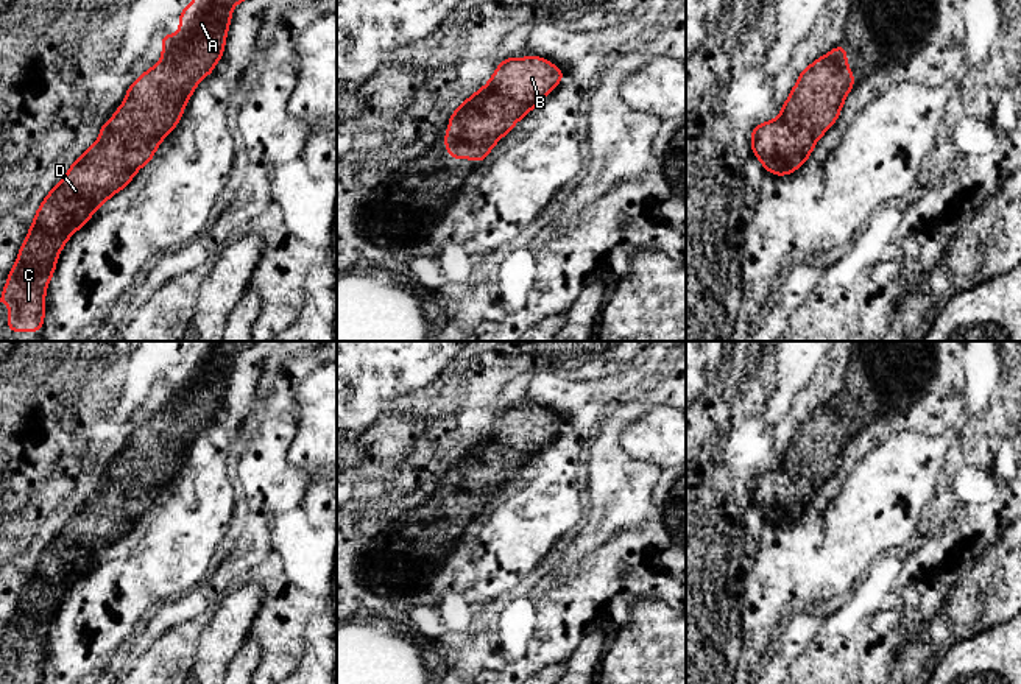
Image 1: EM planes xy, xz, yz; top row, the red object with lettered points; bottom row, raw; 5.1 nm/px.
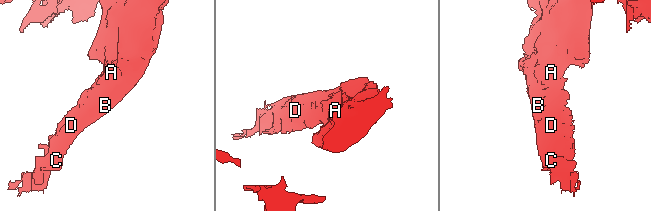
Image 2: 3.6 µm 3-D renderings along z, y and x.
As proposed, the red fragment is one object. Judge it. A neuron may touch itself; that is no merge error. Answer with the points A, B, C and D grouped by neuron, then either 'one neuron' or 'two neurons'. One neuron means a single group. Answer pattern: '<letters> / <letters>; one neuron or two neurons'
A B C D; one neuron

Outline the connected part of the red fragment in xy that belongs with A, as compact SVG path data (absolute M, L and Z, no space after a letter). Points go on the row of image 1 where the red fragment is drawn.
M190 0L185 9L179 11L179 33L178 34L162 34L161 42L162 42L162 59L157 61L150 70L143 72L128 89L126 89L126 97L125 101L117 108L117 112L101 125L98 140L90 145L89 148L84 150L84 153L79 156L78 160L75 160L65 176L48 192L45 199L41 203L39 209L36 210L36 215L33 218L33 226L26 232L25 243L19 248L19 257L16 263L12 265L6 285L2 290L2 298L0 302L6 304L11 312L8 315L8 330L9 332L42 332L44 326L44 316L45 316L45 293L47 293L47 285L51 280L51 276L56 270L56 262L59 257L59 252L62 251L64 245L67 240L79 229L83 227L89 218L117 192L126 189L129 182L132 181L134 175L147 165L150 160L153 160L153 156L159 146L159 143L178 126L185 104L190 100L193 90L198 87L198 83L201 78L212 75L214 67L217 62L223 58L224 53L224 42L228 36L228 28L231 25L231 12L232 8L245 0Z

